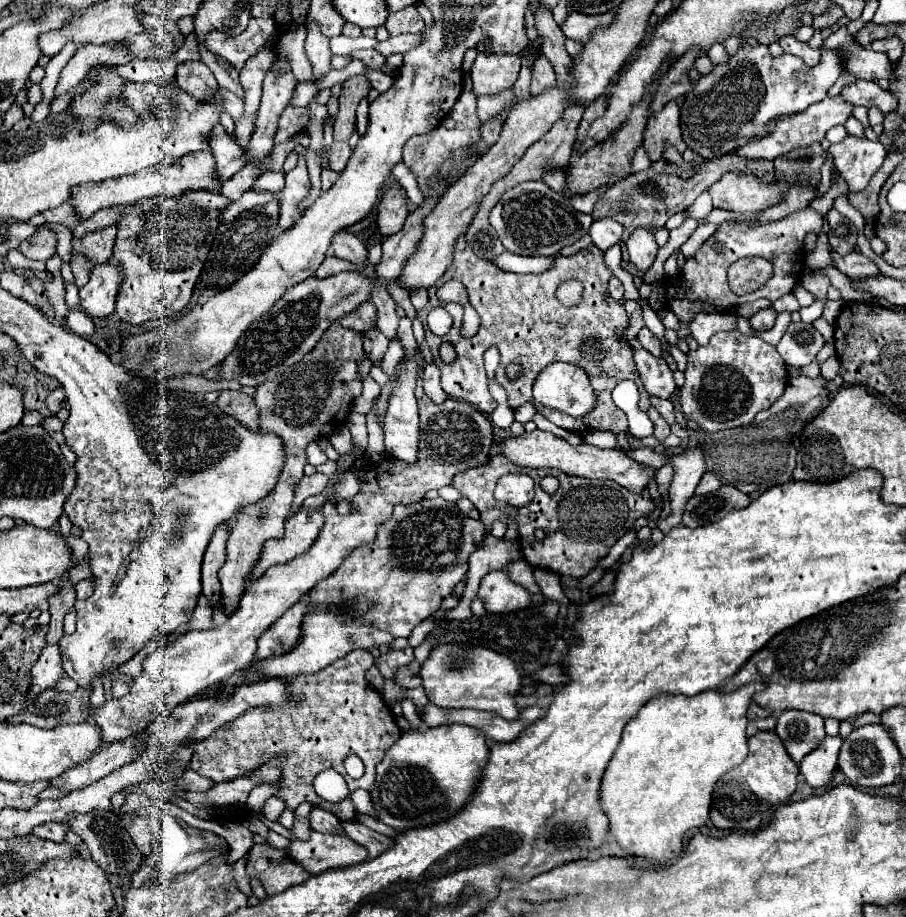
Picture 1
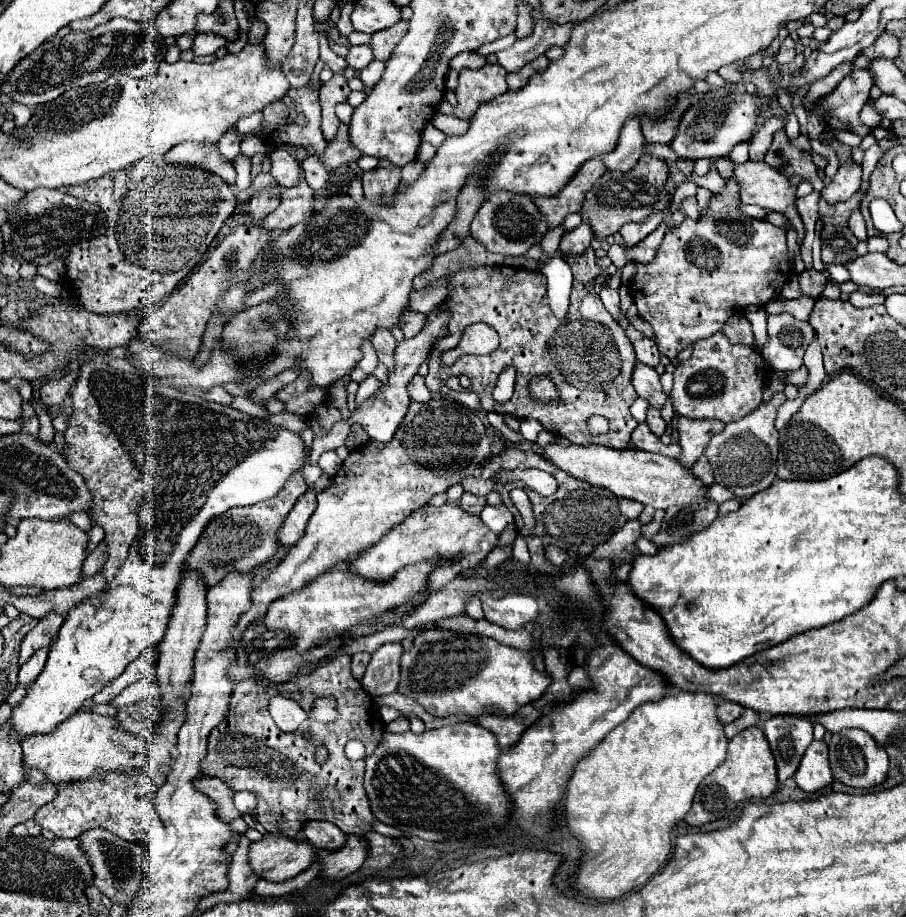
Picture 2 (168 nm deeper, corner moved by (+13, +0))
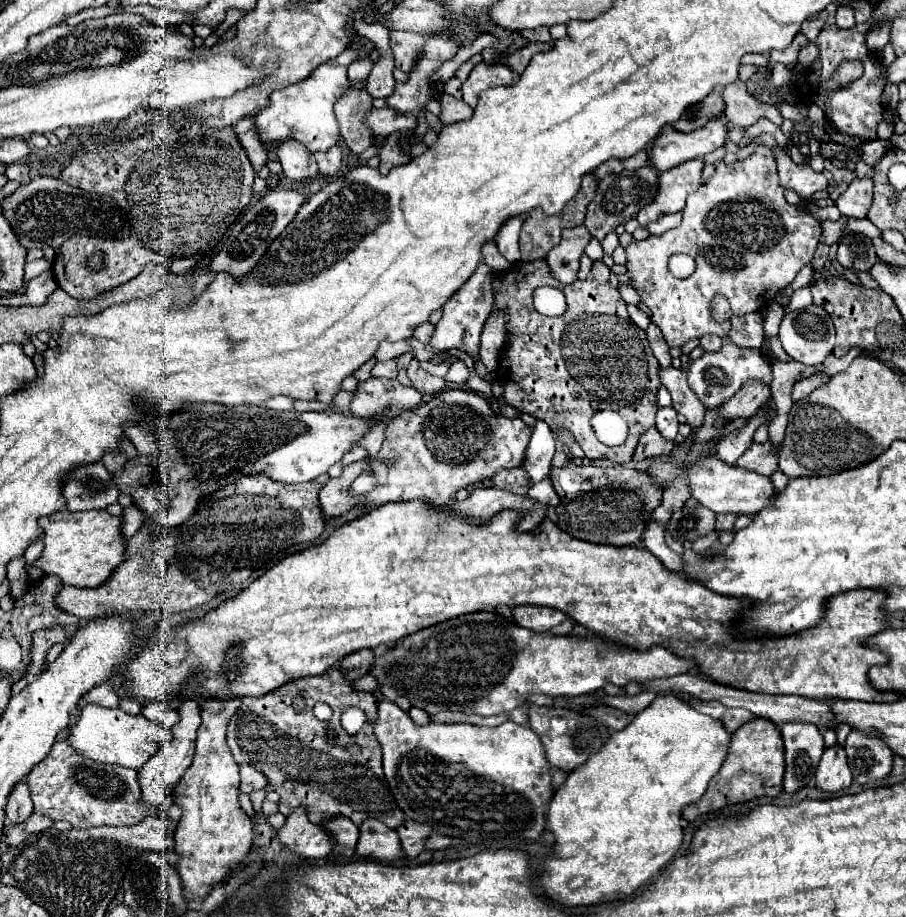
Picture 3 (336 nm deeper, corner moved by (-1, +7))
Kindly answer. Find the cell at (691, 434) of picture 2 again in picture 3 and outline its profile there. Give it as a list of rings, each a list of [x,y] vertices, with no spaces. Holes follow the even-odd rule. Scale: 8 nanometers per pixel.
[[[747,381],[735,397],[725,401],[721,405],[721,415],[725,419],[733,417],[751,417],[755,415],[763,403],[767,403],[771,397],[771,391],[767,389],[765,381]]]

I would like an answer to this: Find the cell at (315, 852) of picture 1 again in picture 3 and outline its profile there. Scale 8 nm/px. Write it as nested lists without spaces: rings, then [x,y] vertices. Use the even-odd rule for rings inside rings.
[[[367,819],[361,825],[357,855],[377,861],[395,861],[399,857],[405,857],[397,831],[385,827],[377,819]]]

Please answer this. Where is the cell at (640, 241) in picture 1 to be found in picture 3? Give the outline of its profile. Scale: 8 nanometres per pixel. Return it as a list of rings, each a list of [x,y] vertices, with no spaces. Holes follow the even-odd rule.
[[[691,159],[685,161],[665,173],[659,175],[659,191],[653,199],[651,205],[645,205],[637,221],[639,225],[647,225],[651,221],[657,221],[665,213],[677,213],[685,207],[685,199],[689,193],[695,193],[701,185],[701,171],[703,171],[703,161],[701,159]]]

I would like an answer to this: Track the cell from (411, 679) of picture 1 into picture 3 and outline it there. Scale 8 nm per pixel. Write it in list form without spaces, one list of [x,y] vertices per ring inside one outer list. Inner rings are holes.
[[[363,675],[361,679],[357,679],[353,683],[353,687],[355,687],[355,691],[369,691],[369,693],[373,693],[377,689],[377,679],[373,675]]]

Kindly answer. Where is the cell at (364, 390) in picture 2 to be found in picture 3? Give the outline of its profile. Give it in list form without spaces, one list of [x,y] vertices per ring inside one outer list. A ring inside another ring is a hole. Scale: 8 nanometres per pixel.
[[[389,359],[389,361],[385,361],[385,363],[379,361],[379,363],[373,367],[371,375],[373,375],[373,377],[389,377],[389,379],[397,377],[397,361],[395,361],[395,359]]]

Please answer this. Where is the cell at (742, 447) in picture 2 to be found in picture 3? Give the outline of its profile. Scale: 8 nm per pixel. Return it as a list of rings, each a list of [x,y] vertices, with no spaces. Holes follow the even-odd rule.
[[[753,443],[751,449],[747,449],[747,453],[743,453],[737,461],[735,467],[743,467],[749,471],[757,471],[761,475],[773,475],[777,471],[777,455],[773,453],[771,443]]]

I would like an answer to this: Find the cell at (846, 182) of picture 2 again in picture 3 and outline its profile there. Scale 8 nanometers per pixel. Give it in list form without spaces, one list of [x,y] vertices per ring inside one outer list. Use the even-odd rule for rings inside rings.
[[[855,179],[847,191],[835,201],[841,215],[851,219],[865,219],[873,201],[873,181],[871,179]]]

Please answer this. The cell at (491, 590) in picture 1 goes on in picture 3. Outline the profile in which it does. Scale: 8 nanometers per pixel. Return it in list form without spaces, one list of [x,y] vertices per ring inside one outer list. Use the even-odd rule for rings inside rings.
[[[523,605],[523,607],[513,607],[513,619],[515,619],[517,625],[521,625],[525,629],[533,629],[533,631],[545,633],[551,627],[559,625],[561,621],[565,621],[567,615],[563,611],[557,611],[557,609]]]

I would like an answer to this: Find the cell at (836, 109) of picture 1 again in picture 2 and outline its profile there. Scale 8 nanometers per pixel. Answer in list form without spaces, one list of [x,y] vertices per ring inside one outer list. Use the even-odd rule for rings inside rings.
[[[855,70],[827,96],[817,100],[815,112],[821,120],[835,118],[839,122],[849,124],[849,132],[857,136],[869,134],[869,128],[859,122],[859,112],[863,104],[869,100],[869,90],[873,86],[873,78],[865,70]]]

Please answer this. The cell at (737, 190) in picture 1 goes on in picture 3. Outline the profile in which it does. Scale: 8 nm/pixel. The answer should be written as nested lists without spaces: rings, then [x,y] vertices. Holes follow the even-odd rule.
[[[775,149],[777,157],[777,169],[779,179],[785,189],[795,189],[801,199],[811,199],[815,191],[825,191],[829,187],[829,181],[823,173],[817,173],[811,169],[811,165],[797,165],[787,151]]]

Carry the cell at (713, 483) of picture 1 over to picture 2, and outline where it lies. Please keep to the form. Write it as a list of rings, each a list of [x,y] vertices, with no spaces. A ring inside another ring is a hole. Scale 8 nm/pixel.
[[[701,456],[701,458],[697,460],[697,464],[693,464],[691,472],[693,472],[693,476],[695,476],[699,482],[703,482],[705,486],[711,486],[711,484],[715,482],[715,480],[713,480],[713,474],[711,474],[711,468],[709,468],[709,460],[705,460],[705,456]]]

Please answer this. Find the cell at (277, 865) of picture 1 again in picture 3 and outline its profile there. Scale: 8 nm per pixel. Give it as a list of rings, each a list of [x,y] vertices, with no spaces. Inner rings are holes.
[[[297,807],[287,817],[287,823],[279,829],[279,839],[303,859],[325,859],[335,845],[335,839],[321,825],[309,821],[305,807]]]

